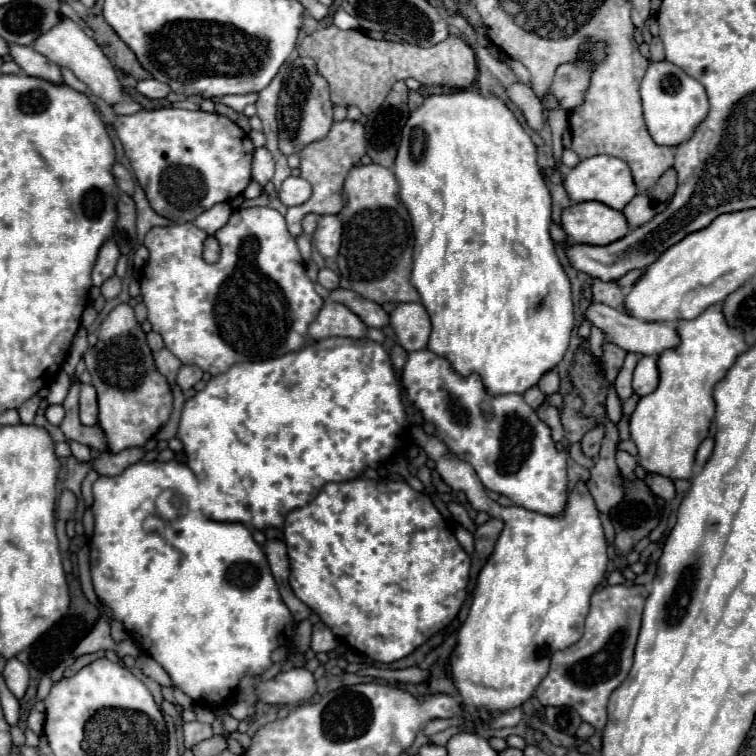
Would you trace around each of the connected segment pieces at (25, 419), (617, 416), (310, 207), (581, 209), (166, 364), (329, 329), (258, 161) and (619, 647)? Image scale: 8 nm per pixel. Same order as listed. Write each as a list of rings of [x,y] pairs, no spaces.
[[[31,396],[31,400],[27,400],[21,408],[19,408],[19,416],[21,416],[21,422],[23,424],[33,424],[33,414],[39,410],[39,404],[41,404],[41,396]]]
[[[611,390],[609,396],[607,396],[607,414],[609,414],[609,420],[613,424],[617,424],[621,420],[621,416],[623,416],[621,414],[621,400],[619,400],[619,396],[617,396],[615,390]]]
[[[343,120],[343,122],[335,122],[331,132],[319,140],[319,142],[313,142],[309,144],[307,148],[303,148],[299,152],[301,156],[301,178],[305,178],[311,188],[313,188],[313,194],[311,198],[301,204],[301,206],[295,206],[295,208],[289,208],[285,220],[287,220],[287,226],[289,226],[289,232],[291,236],[301,236],[303,230],[301,230],[301,220],[305,214],[313,212],[313,214],[337,214],[341,208],[343,208],[343,200],[341,200],[341,188],[343,188],[343,180],[347,176],[347,172],[359,164],[361,156],[365,154],[365,130],[359,122],[351,122],[351,120]]]
[[[579,202],[563,210],[563,230],[581,244],[605,246],[623,238],[629,230],[621,210],[607,208],[599,202]]]
[[[163,348],[163,350],[159,350],[159,352],[155,354],[155,364],[157,364],[159,372],[161,372],[163,376],[167,376],[169,384],[173,386],[173,384],[175,384],[175,376],[177,376],[177,372],[179,372],[179,368],[181,368],[181,360],[179,360],[177,356],[173,356],[171,350]]]
[[[325,302],[317,318],[309,324],[307,334],[313,340],[323,340],[329,336],[365,338],[365,330],[367,326],[347,306],[337,302]]]
[[[257,148],[253,154],[253,180],[257,180],[261,186],[265,186],[275,172],[273,156],[267,148]]]
[[[603,586],[591,596],[591,610],[585,632],[573,646],[555,652],[551,668],[541,680],[535,696],[543,706],[571,706],[597,732],[607,722],[607,702],[611,692],[627,678],[633,664],[633,650],[641,626],[641,614],[649,592],[645,586]]]

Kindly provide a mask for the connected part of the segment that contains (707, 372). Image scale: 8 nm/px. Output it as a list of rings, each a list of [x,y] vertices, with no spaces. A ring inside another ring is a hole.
[[[711,306],[695,320],[677,320],[677,334],[679,344],[675,348],[663,350],[657,356],[657,368],[659,368],[659,386],[655,392],[643,396],[639,400],[639,410],[635,408],[631,416],[631,438],[635,440],[639,448],[641,464],[647,472],[657,472],[663,476],[675,478],[691,478],[693,476],[693,462],[695,452],[699,444],[709,436],[709,426],[715,416],[715,402],[713,402],[713,386],[727,374],[731,364],[737,360],[739,354],[749,350],[749,344],[743,340],[743,332],[735,332],[723,316],[723,308]]]

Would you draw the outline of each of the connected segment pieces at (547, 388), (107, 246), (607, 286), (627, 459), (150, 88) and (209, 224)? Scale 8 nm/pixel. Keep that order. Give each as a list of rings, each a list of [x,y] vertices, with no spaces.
[[[551,370],[551,372],[547,372],[547,374],[539,380],[539,390],[549,396],[549,394],[555,394],[555,392],[559,390],[559,384],[561,384],[559,374],[557,374],[555,370]]]
[[[107,240],[97,256],[97,262],[93,266],[93,286],[101,286],[109,276],[115,274],[115,264],[119,258],[119,248],[113,240]]]
[[[593,280],[593,300],[607,304],[611,308],[621,308],[625,310],[623,298],[625,294],[621,294],[621,286],[617,282],[601,282],[601,280]]]
[[[619,450],[619,452],[617,452],[617,456],[615,456],[615,460],[617,460],[617,466],[619,466],[621,474],[623,474],[627,480],[635,480],[633,470],[635,470],[637,458],[635,458],[635,456],[631,456],[631,454],[629,454],[629,452],[625,452],[625,450]]]
[[[147,78],[147,80],[141,80],[137,84],[137,92],[151,98],[151,100],[155,100],[155,98],[165,98],[171,92],[171,88],[167,84],[163,84],[163,82],[159,82],[159,80]]]
[[[227,202],[215,204],[215,206],[209,208],[207,212],[199,214],[199,216],[195,218],[195,224],[211,236],[211,234],[215,234],[219,228],[223,228],[223,226],[227,224],[231,212],[233,212],[233,210],[231,210],[231,206],[229,206]]]

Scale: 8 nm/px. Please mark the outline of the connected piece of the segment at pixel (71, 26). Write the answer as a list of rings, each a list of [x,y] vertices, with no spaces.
[[[63,16],[63,20],[59,24],[55,24],[55,28],[51,28],[51,32],[45,32],[43,36],[39,36],[39,40],[35,40],[33,48],[47,56],[51,62],[55,62],[61,68],[69,68],[81,82],[87,84],[89,92],[95,98],[103,98],[107,104],[117,104],[123,100],[123,86],[117,78],[117,72],[113,68],[113,64],[107,60],[107,56],[101,52],[101,48],[97,46],[97,42],[87,36],[81,28],[81,24],[73,22],[71,18]]]

